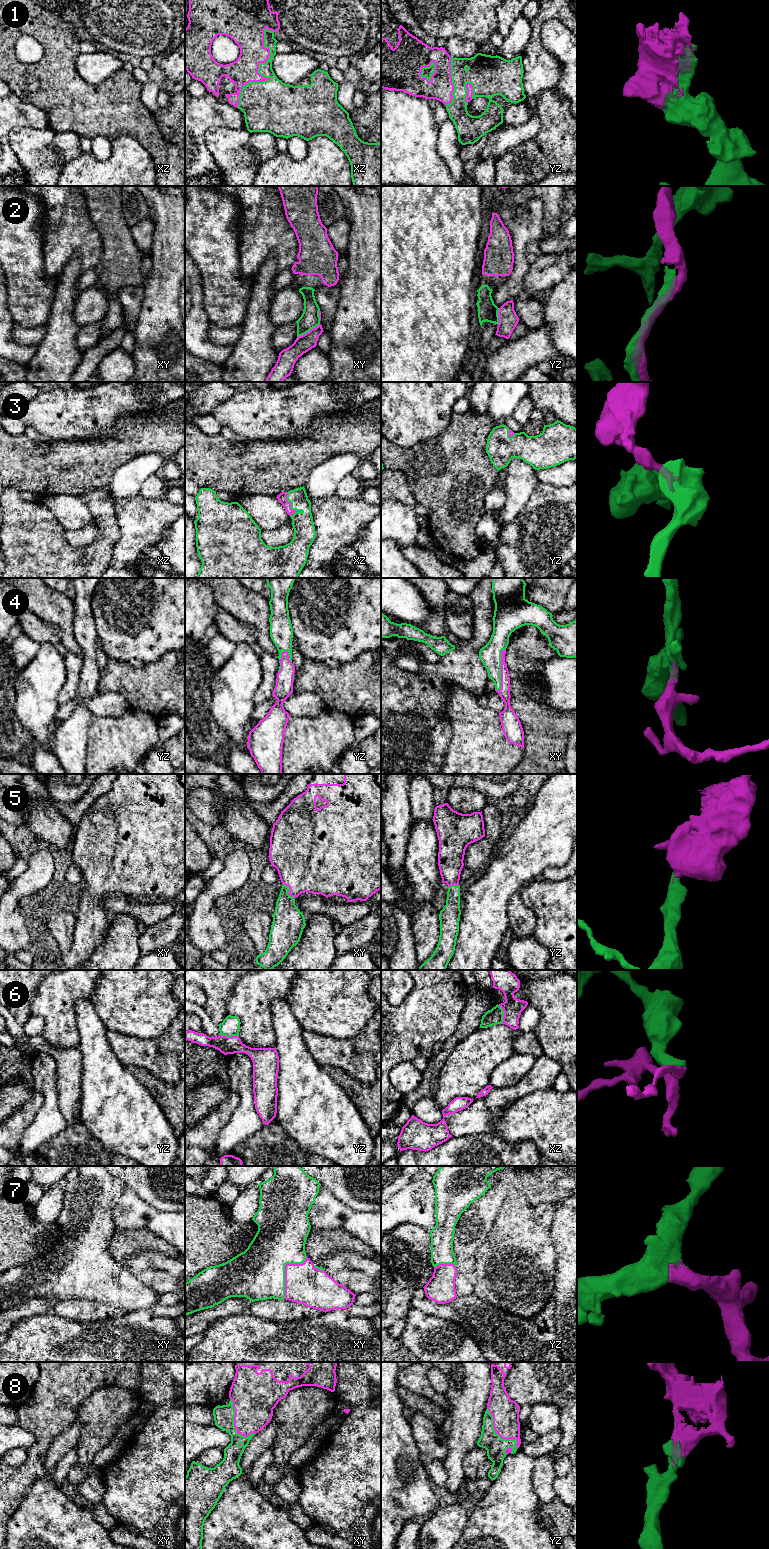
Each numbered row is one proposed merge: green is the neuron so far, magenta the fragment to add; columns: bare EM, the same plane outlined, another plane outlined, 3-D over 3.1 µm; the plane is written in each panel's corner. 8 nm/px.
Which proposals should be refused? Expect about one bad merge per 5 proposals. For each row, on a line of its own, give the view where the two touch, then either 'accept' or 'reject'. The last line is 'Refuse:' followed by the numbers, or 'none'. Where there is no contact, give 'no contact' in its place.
1: contact in xz; accept
2: contact in xy; accept
3: contact in xz; accept
4: contact in xy; accept
5: contact in xy; accept
6: contact in yz; reject
7: contact in xy; accept
8: contact in yz; accept
Refuse: 6

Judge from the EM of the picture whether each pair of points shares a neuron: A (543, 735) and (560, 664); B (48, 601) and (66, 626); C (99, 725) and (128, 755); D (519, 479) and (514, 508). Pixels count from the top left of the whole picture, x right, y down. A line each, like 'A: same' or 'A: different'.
A: different
B: same
C: same
D: same

